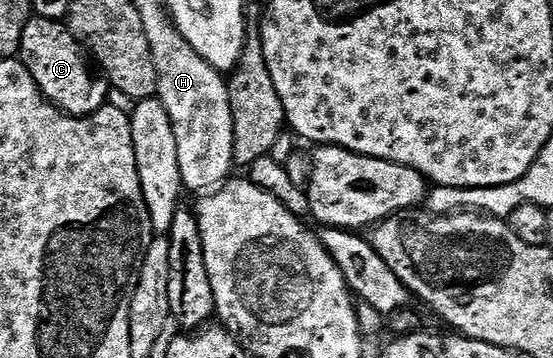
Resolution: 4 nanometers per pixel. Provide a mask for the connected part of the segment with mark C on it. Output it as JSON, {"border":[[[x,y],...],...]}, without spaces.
{"border":[[[32,16],[31,21],[25,23],[25,31],[21,31],[17,57],[23,62],[29,75],[33,75],[44,99],[53,103],[61,112],[68,113],[71,117],[88,117],[99,108],[100,98],[91,97],[88,54],[64,22]]]}

